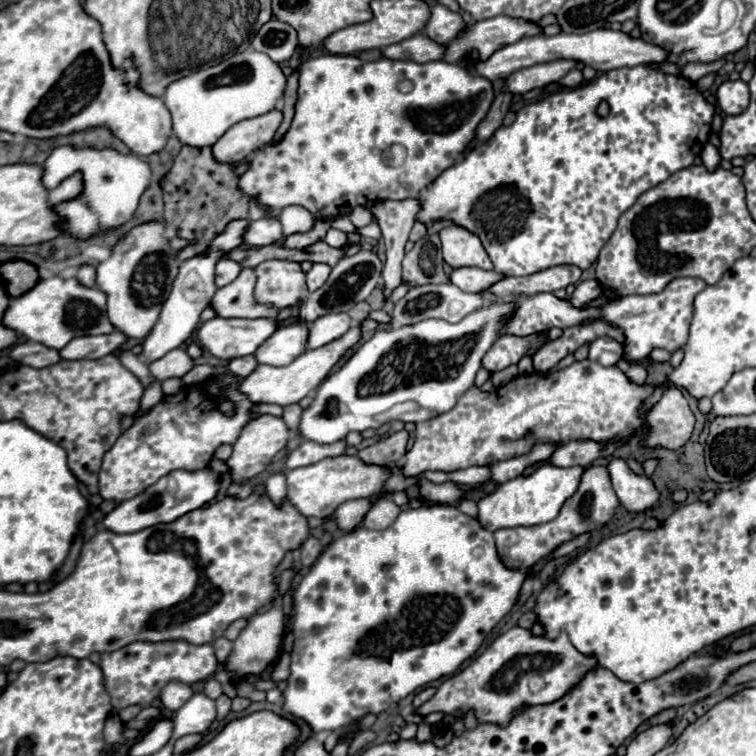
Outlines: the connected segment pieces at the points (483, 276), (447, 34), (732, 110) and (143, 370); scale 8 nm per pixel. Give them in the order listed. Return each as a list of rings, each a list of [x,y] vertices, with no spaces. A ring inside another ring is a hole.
[[[455,268],[449,276],[449,282],[459,286],[463,292],[483,292],[489,284],[501,280],[503,276],[497,272],[487,272],[481,268]]]
[[[435,4],[431,8],[431,18],[425,24],[425,36],[431,38],[437,44],[447,44],[449,40],[453,40],[453,36],[457,36],[457,32],[461,32],[461,28],[465,28],[465,22],[461,18],[461,14],[451,12],[449,8]]]
[[[727,80],[717,90],[717,104],[725,114],[741,114],[749,106],[749,88],[743,80]]]
[[[121,350],[119,352],[119,362],[129,370],[129,372],[133,372],[139,380],[141,380],[141,384],[145,386],[145,388],[149,388],[153,382],[155,382],[155,378],[153,378],[153,374],[149,372],[149,368],[139,360],[139,356],[137,354],[133,354],[131,350]]]

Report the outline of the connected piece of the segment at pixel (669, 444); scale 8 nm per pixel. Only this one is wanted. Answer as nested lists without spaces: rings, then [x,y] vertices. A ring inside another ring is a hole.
[[[665,388],[663,398],[647,416],[651,434],[647,438],[649,446],[665,446],[665,448],[681,448],[695,424],[695,416],[689,410],[687,398],[679,388]]]

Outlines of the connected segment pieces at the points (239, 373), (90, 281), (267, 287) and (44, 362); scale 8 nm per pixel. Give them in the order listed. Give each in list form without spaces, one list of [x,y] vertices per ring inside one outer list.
[[[241,356],[241,358],[233,358],[233,360],[227,364],[229,372],[231,372],[231,374],[235,374],[237,378],[245,378],[245,376],[249,376],[249,374],[255,370],[255,366],[257,366],[255,356]]]
[[[81,266],[77,270],[77,280],[85,286],[95,286],[95,266]]]
[[[265,260],[255,266],[255,302],[267,308],[293,308],[309,294],[307,274],[299,262]]]
[[[37,342],[15,344],[9,352],[9,358],[17,364],[25,364],[25,366],[31,366],[31,368],[45,368],[45,366],[57,364],[61,360],[57,350],[45,348],[43,344],[37,344]]]

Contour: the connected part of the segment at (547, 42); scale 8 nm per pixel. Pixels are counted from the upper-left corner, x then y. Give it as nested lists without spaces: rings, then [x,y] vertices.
[[[593,30],[587,32],[585,36],[569,36],[569,34],[557,34],[557,36],[529,36],[521,38],[515,44],[509,44],[509,48],[501,48],[501,52],[495,52],[485,64],[477,64],[477,74],[481,74],[487,80],[497,80],[505,78],[515,70],[529,68],[535,64],[551,62],[551,60],[575,60],[583,62],[585,66],[595,68],[597,72],[607,72],[613,68],[623,68],[623,66],[637,66],[637,64],[651,64],[651,62],[665,62],[665,52],[653,44],[645,44],[641,38],[633,40],[625,32],[615,32],[615,30]]]

